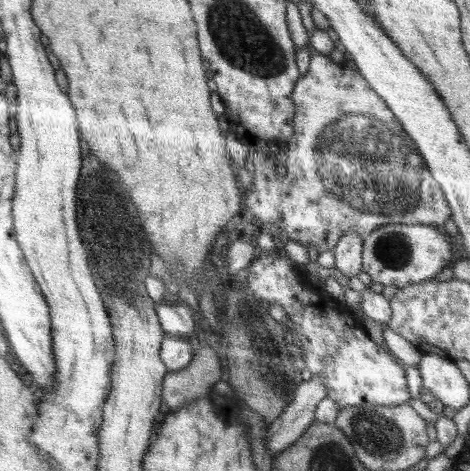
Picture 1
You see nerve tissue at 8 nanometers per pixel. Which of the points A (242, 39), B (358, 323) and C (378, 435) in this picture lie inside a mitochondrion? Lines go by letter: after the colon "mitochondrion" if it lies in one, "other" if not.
A: mitochondrion
B: other
C: mitochondrion

